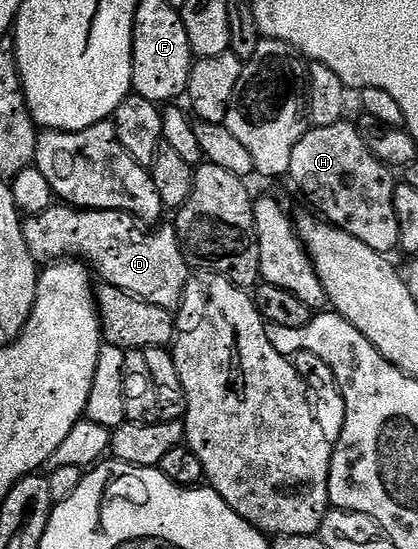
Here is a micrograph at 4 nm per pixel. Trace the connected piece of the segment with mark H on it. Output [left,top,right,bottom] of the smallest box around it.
[288,120,400,256]

